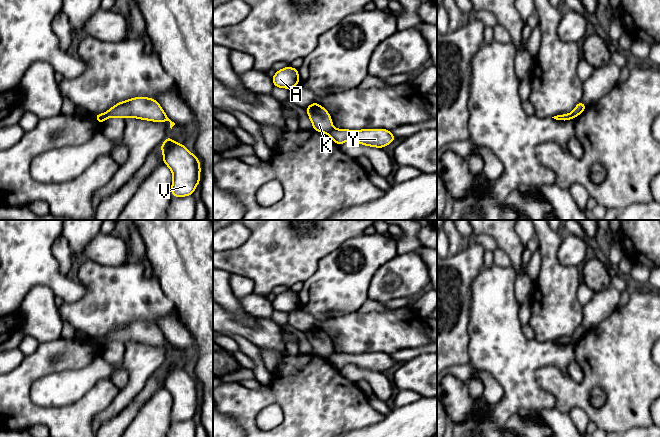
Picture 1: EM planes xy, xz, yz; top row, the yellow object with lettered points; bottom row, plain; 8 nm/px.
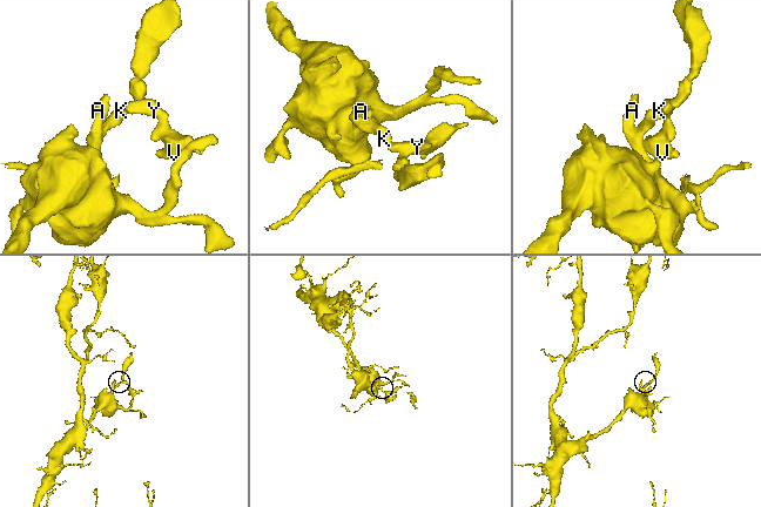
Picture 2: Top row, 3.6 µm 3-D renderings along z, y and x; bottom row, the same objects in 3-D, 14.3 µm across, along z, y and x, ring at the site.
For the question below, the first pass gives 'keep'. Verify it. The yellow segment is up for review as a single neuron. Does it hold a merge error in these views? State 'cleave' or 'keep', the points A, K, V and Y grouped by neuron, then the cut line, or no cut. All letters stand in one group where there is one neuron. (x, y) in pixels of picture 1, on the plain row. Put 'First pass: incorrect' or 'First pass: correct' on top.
First pass: incorrect
cleave | A K / V Y | xz (332, 352), (328, 357)

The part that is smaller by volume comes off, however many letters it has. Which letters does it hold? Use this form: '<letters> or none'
V, Y

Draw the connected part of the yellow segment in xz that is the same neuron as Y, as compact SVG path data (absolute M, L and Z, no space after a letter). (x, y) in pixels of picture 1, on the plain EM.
M332 353L329 360L338 370L343 368L345 365L351 364L362 369L377 372L383 372L397 363L392 359L391 355L386 353Z

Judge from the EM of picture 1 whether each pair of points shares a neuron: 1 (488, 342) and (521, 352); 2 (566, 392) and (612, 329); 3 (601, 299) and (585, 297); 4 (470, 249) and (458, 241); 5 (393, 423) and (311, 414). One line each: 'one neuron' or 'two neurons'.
1: one neuron
2: one neuron
3: two neurons
4: two neurons
5: two neurons

